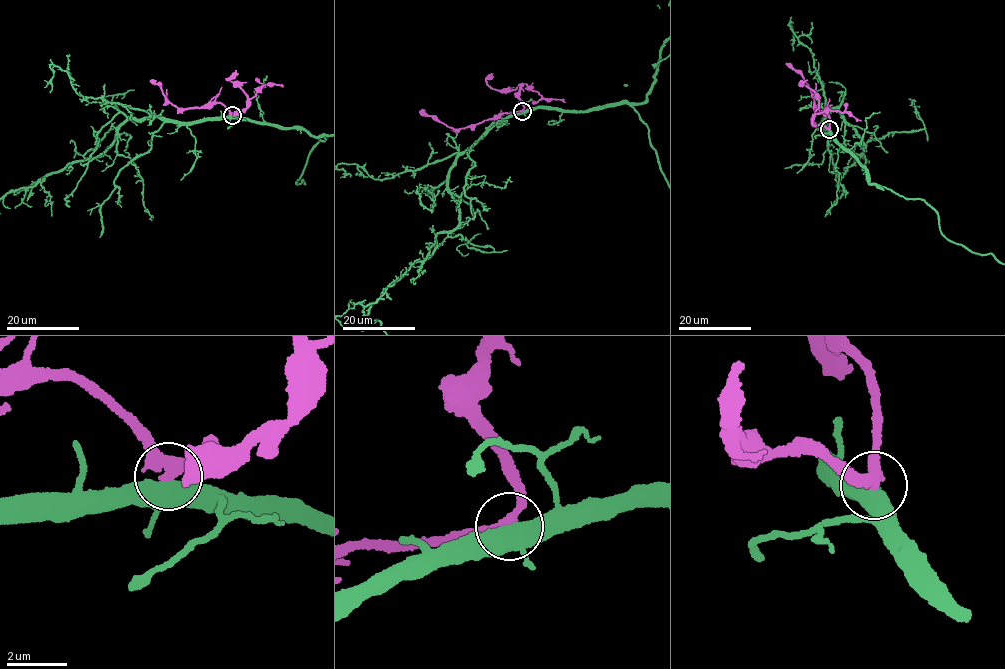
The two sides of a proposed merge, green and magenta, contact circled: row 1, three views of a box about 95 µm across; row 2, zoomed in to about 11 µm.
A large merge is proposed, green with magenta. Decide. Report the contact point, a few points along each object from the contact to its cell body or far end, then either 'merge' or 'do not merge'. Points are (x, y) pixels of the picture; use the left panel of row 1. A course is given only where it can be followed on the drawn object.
place (232, 115); course magenta (232, 114), (220, 103), (180, 109), (169, 103), (161, 88), (150, 81); do not merge

